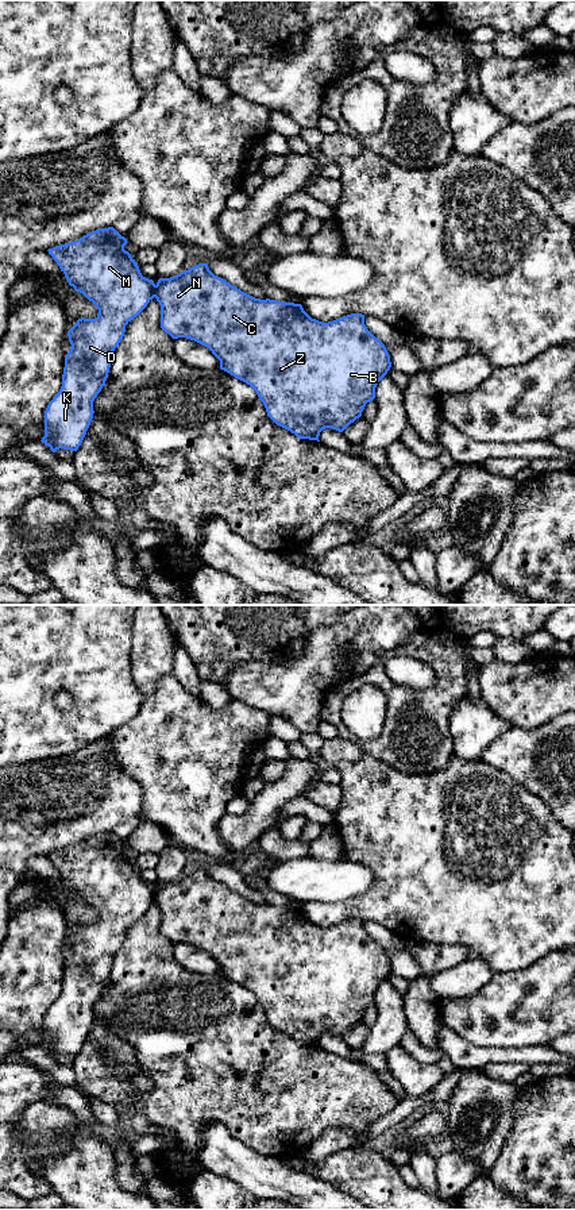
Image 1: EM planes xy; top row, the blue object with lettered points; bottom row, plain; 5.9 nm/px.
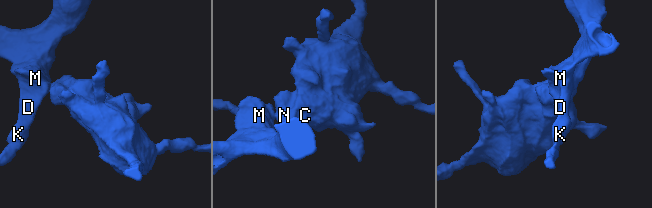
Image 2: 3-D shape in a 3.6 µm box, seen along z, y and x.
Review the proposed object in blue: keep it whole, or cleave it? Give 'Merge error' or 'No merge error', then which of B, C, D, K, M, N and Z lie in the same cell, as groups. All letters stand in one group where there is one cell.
Merge error. Groups: B C N Z / D K M

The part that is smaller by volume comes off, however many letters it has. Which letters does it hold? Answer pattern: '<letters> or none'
B, C, N, Z

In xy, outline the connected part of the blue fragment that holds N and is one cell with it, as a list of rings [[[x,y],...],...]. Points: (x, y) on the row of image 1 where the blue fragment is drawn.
[[[198,263],[170,278],[159,278],[154,297],[161,305],[161,328],[166,334],[208,347],[220,361],[220,369],[250,385],[263,402],[267,416],[300,439],[320,442],[320,432],[325,428],[343,432],[375,398],[378,382],[391,367],[385,344],[364,325],[364,315],[351,313],[323,323],[312,319],[301,304],[261,300],[242,292],[215,275],[208,263]]]

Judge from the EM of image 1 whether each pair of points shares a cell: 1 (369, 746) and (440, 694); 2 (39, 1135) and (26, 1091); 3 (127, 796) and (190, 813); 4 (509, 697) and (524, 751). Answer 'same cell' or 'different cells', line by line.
1: same cell
2: different cells
3: different cells
4: different cells

